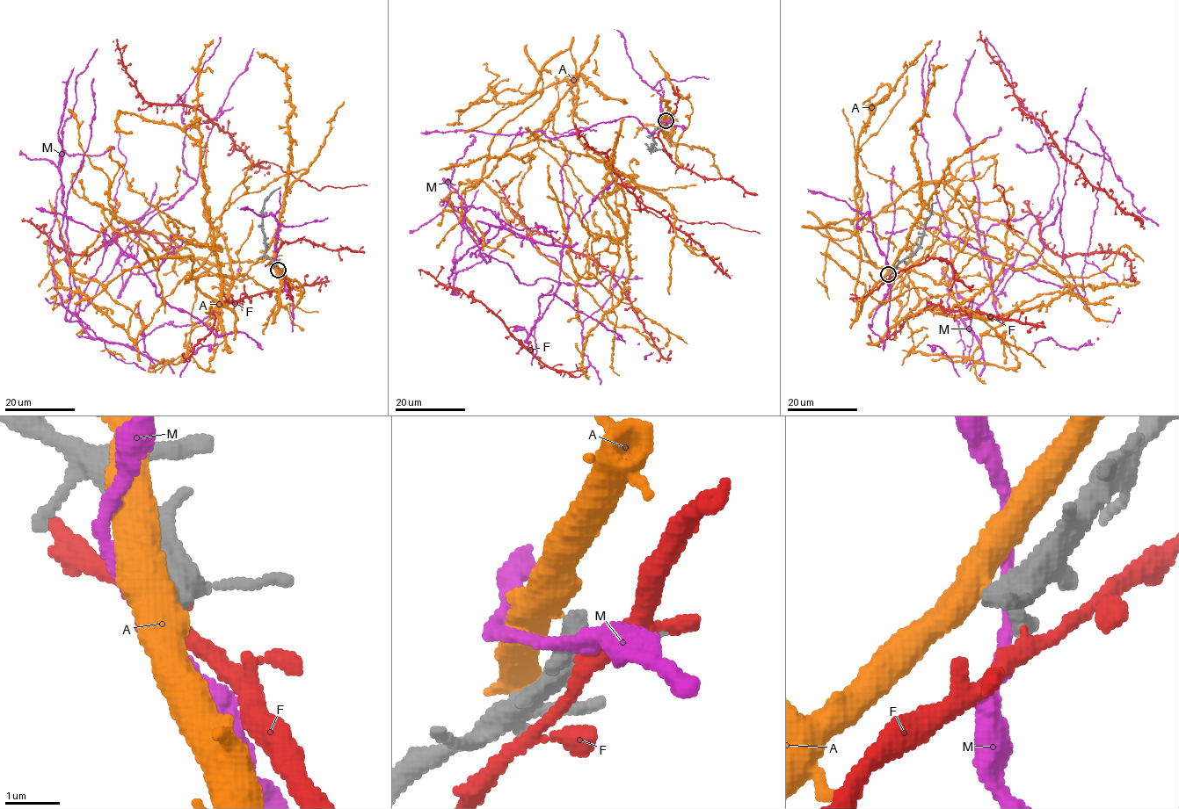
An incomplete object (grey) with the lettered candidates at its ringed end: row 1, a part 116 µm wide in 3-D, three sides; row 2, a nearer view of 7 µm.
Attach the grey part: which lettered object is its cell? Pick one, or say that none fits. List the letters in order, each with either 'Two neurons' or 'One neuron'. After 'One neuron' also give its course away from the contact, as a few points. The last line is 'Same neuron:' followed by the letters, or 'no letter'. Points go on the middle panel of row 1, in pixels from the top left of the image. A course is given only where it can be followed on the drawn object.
A: Two neurons
F: Two neurons
M: Two neurons
Same neuron: no letter

